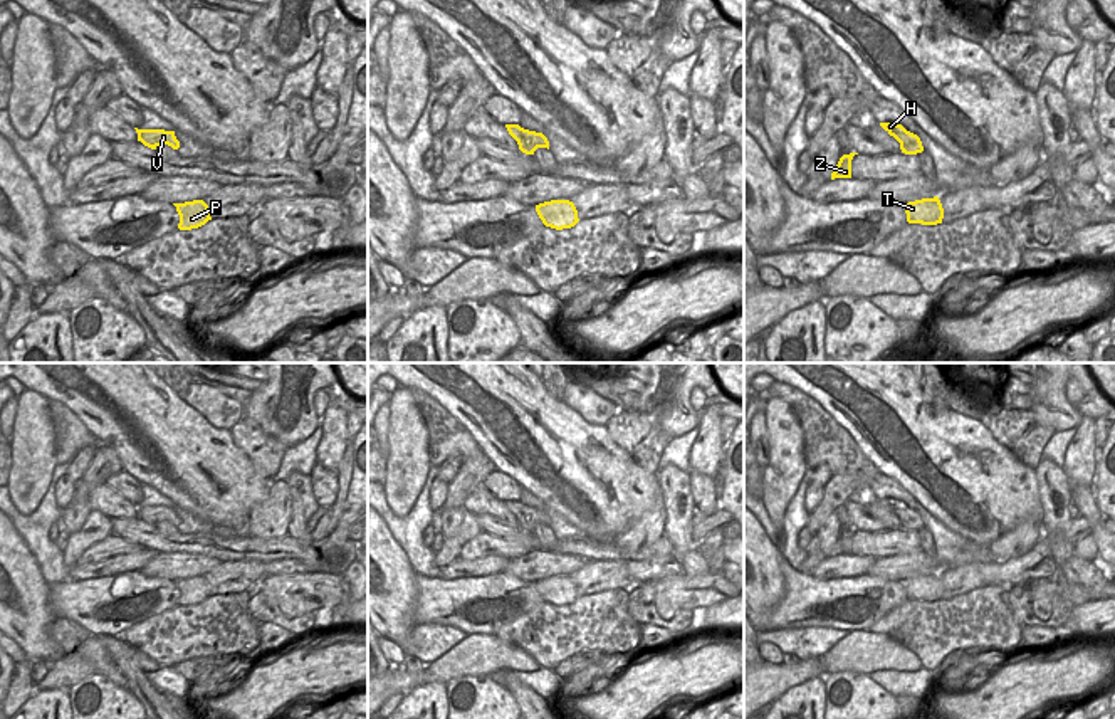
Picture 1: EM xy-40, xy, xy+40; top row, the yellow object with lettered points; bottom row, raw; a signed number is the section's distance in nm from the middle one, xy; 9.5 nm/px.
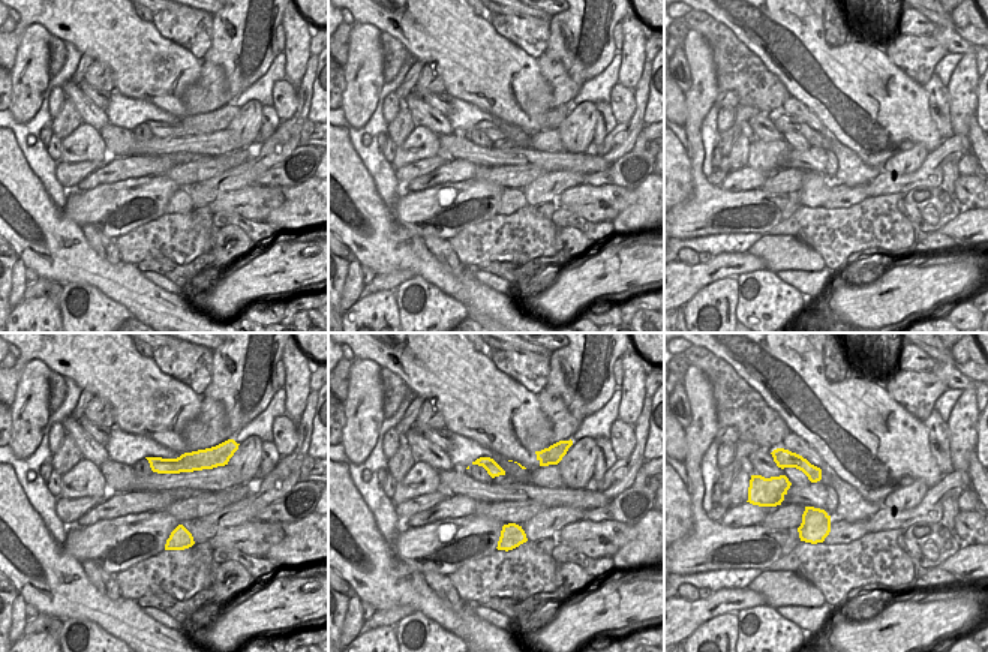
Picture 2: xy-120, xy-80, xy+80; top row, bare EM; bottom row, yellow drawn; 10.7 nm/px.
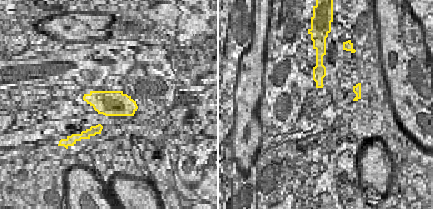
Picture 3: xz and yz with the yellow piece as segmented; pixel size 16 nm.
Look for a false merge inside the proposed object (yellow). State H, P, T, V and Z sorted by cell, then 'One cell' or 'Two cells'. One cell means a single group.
Groups: H T V Z / P. Two cells

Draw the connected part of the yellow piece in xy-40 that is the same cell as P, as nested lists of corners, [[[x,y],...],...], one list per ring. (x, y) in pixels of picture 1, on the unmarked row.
[[[203,576],[185,578],[176,588],[180,591],[180,606],[198,605],[212,596],[210,585]]]

